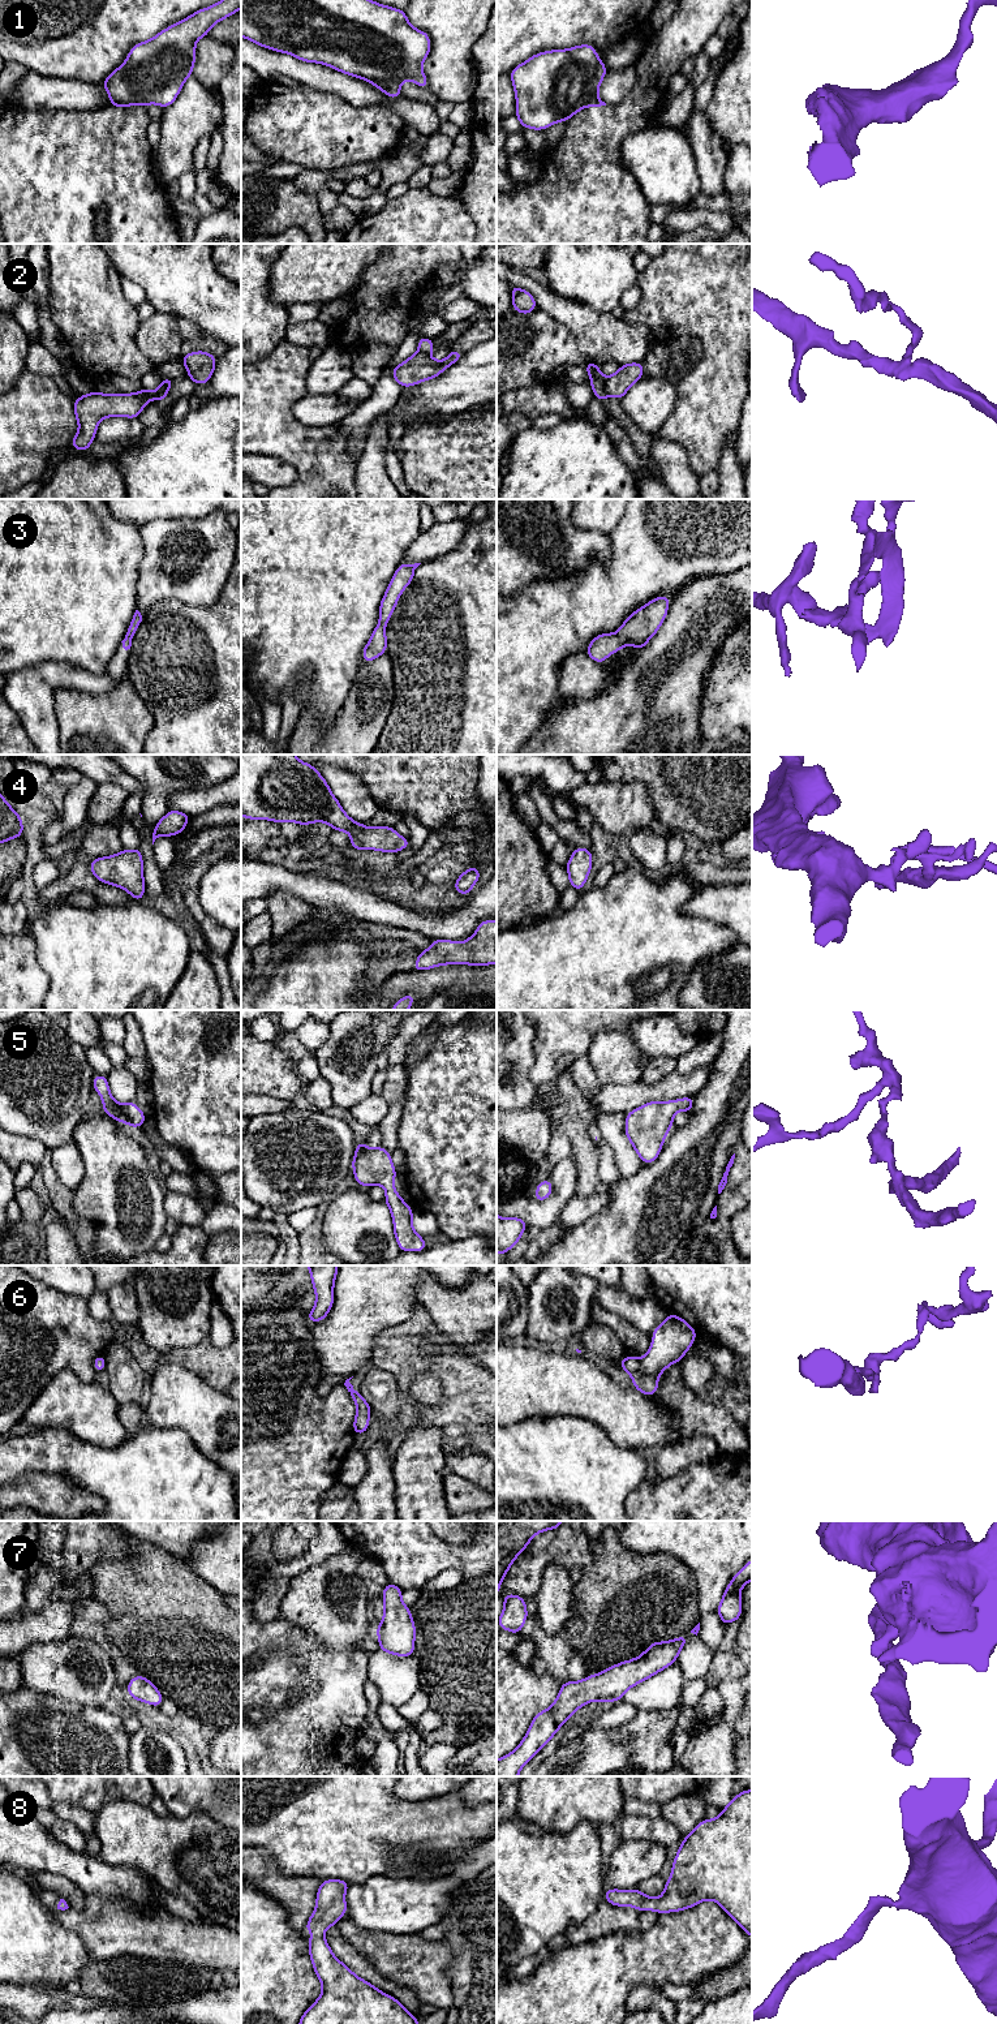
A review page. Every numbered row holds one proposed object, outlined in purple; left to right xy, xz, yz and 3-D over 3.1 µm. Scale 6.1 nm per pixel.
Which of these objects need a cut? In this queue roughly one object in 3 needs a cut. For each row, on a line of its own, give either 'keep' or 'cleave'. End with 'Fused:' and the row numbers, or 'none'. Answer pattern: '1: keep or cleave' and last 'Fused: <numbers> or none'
1: cleave
2: cleave
3: keep
4: keep
5: keep
6: keep
7: keep
8: keep
Fused: 1, 2

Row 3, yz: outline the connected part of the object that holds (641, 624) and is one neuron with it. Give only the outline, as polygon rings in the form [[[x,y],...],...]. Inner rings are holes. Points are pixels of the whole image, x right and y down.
[[[659,596],[633,611],[616,633],[601,633],[596,636],[586,649],[586,656],[602,665],[603,659],[619,649],[632,644],[641,650],[662,626],[670,603],[669,596]]]

